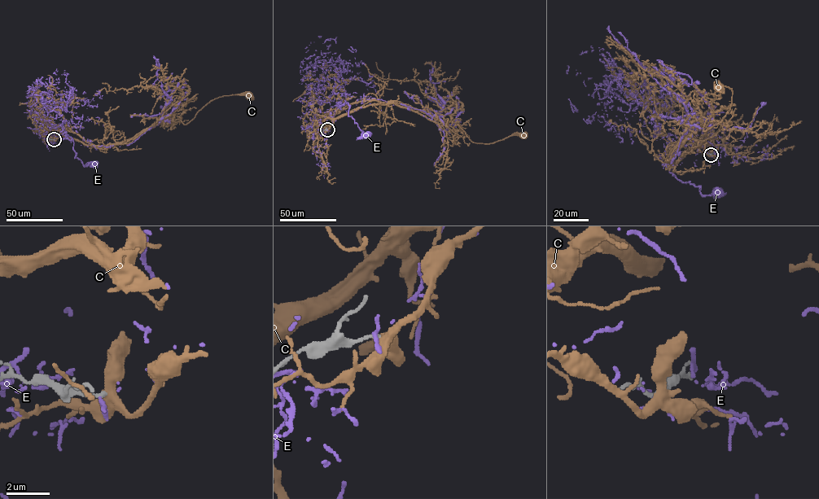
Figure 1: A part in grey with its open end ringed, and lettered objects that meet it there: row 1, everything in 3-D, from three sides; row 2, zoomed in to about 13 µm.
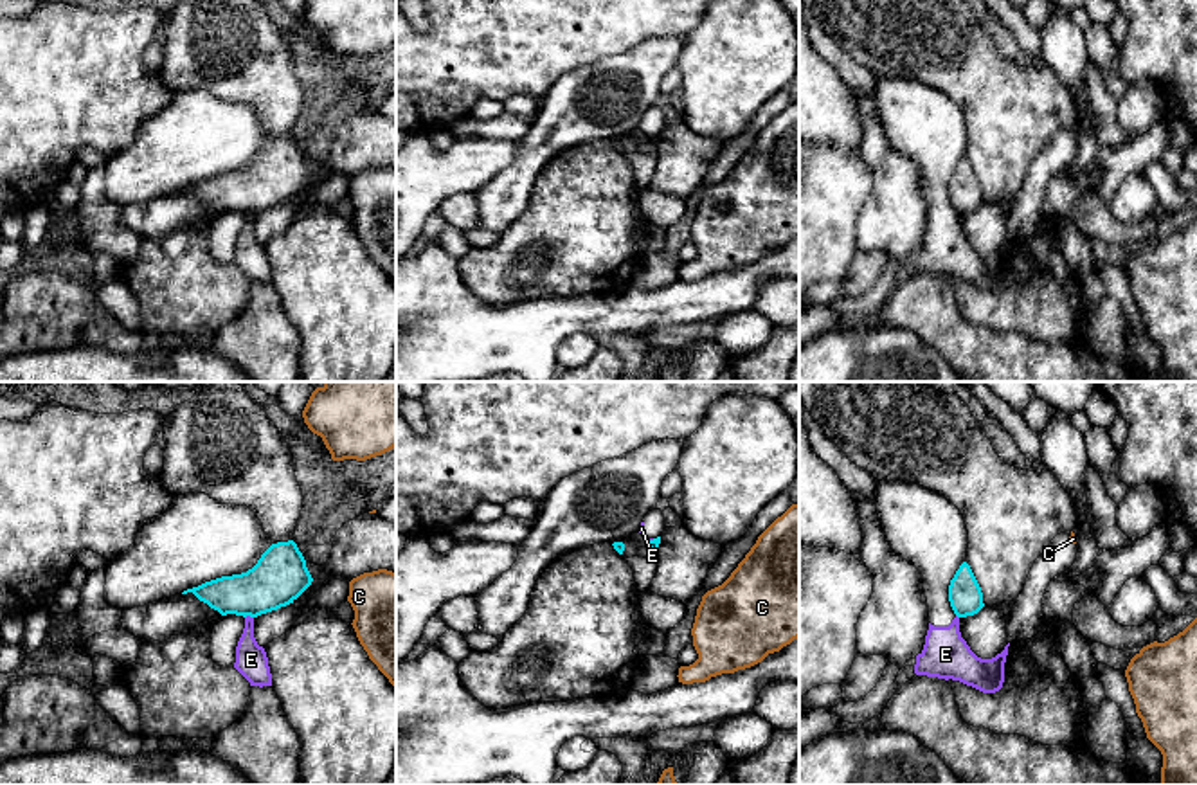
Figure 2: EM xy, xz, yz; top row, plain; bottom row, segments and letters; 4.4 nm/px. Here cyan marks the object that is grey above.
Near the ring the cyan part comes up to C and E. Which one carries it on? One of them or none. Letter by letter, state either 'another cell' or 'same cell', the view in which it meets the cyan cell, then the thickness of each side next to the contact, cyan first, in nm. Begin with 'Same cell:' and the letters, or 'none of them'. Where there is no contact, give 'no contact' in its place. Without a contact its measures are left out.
Same cell: none of them
C: another cell; no contact
E: another cell; contact in xy; calibres 240 and 140 nm

